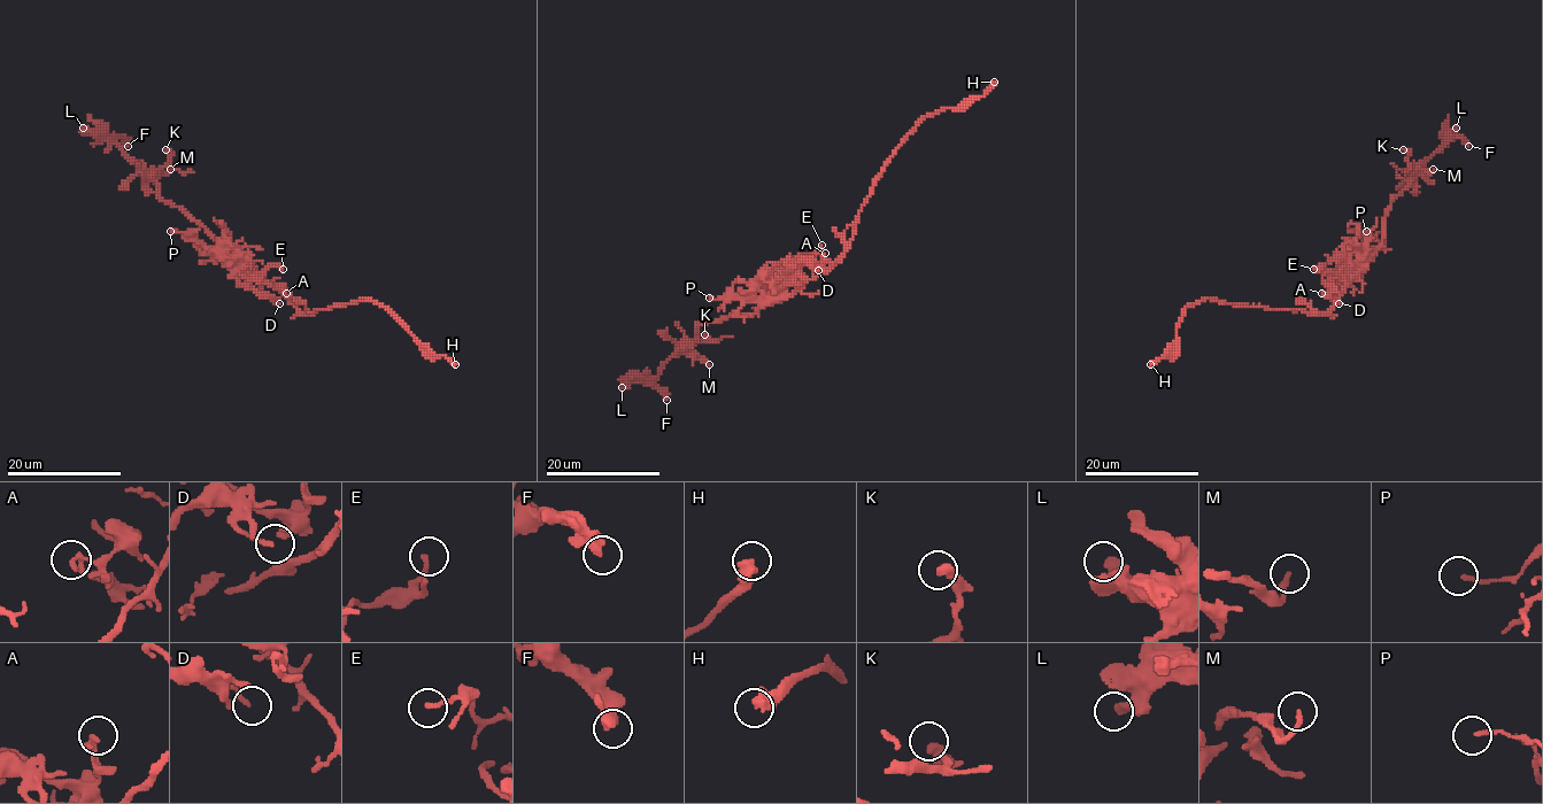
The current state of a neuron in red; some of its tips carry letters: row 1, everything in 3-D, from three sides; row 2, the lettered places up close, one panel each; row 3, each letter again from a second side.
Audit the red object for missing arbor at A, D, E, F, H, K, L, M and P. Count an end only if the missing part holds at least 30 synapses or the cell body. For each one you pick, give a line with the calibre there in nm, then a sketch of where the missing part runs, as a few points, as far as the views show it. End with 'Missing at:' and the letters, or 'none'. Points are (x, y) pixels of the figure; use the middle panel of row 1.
H: 400 nm thick
Missing at: H

